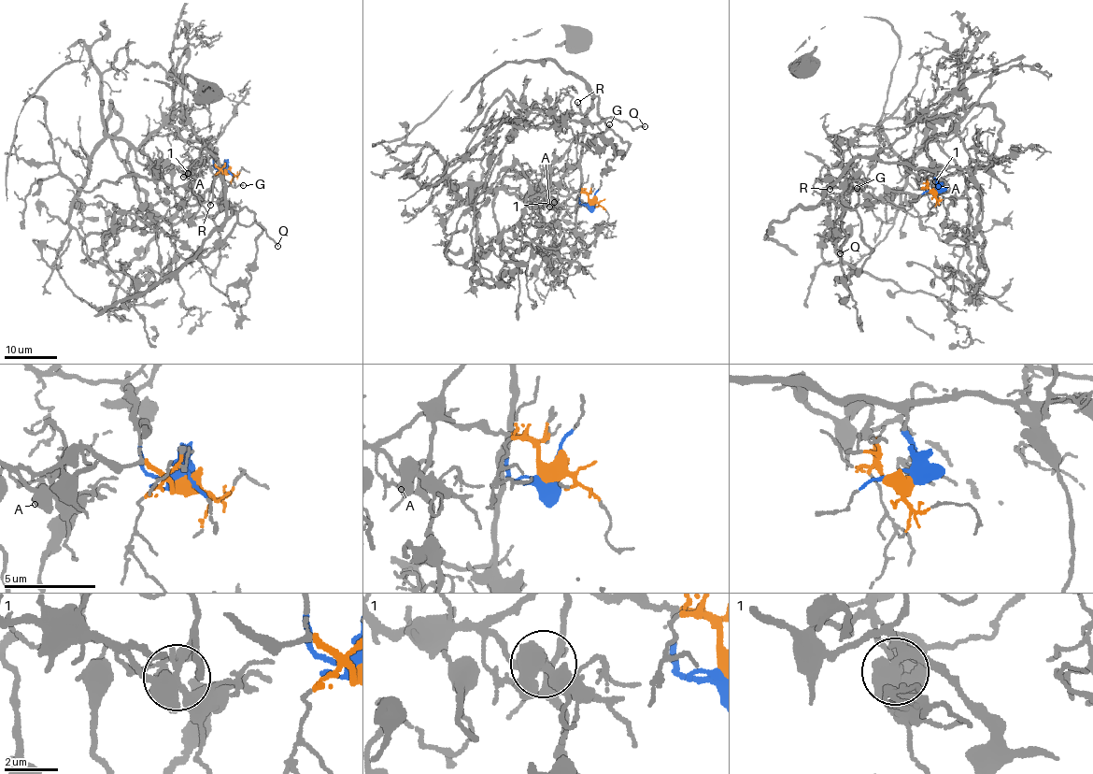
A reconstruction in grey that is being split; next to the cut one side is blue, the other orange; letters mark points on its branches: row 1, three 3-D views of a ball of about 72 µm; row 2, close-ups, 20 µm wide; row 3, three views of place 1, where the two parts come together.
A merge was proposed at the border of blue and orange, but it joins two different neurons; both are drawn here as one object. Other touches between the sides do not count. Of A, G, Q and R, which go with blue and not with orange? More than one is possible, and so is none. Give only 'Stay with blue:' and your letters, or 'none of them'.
Stay with blue: A, G, Q, R

